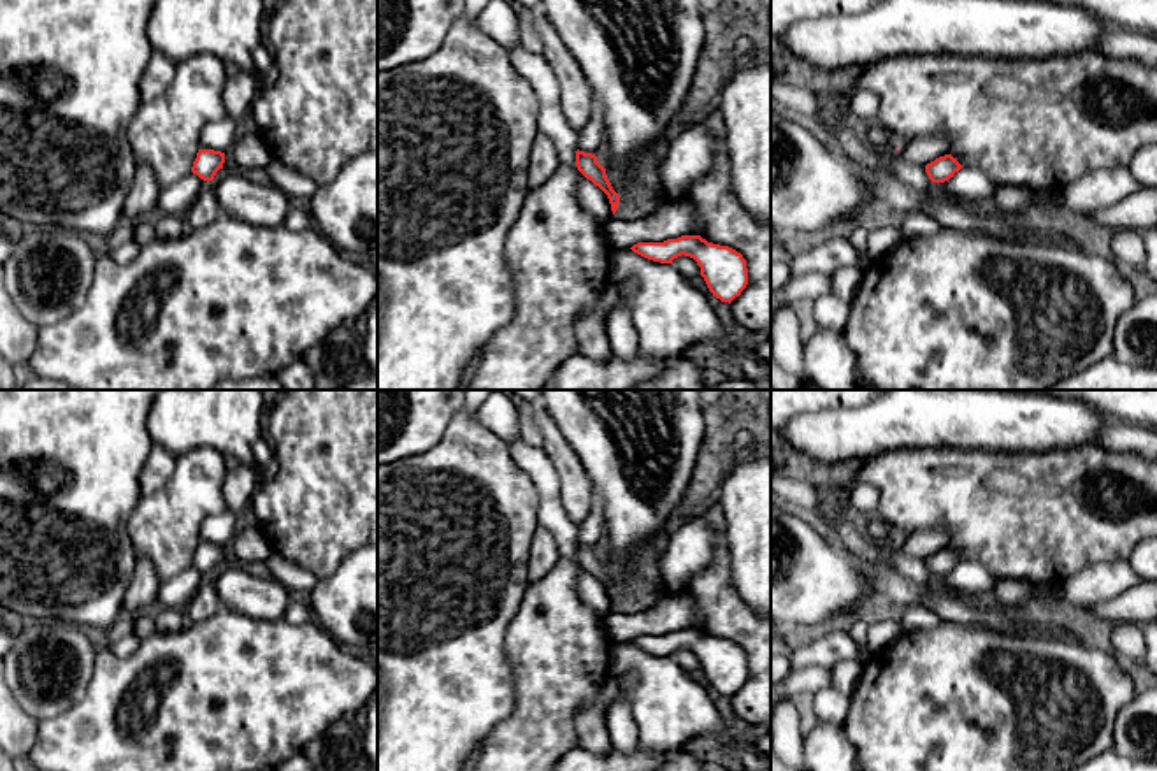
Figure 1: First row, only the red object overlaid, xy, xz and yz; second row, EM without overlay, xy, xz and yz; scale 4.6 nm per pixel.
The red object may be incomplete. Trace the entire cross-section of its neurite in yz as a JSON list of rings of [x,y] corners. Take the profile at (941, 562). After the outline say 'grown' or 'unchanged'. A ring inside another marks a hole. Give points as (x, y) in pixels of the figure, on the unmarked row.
[[[952,548],[939,550],[925,558],[925,566],[932,576],[945,576],[960,562],[962,558]]]; unchanged

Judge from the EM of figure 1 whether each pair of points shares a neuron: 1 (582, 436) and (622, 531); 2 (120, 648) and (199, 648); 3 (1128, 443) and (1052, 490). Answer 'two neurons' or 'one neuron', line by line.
1: one neuron
2: two neurons
3: two neurons

